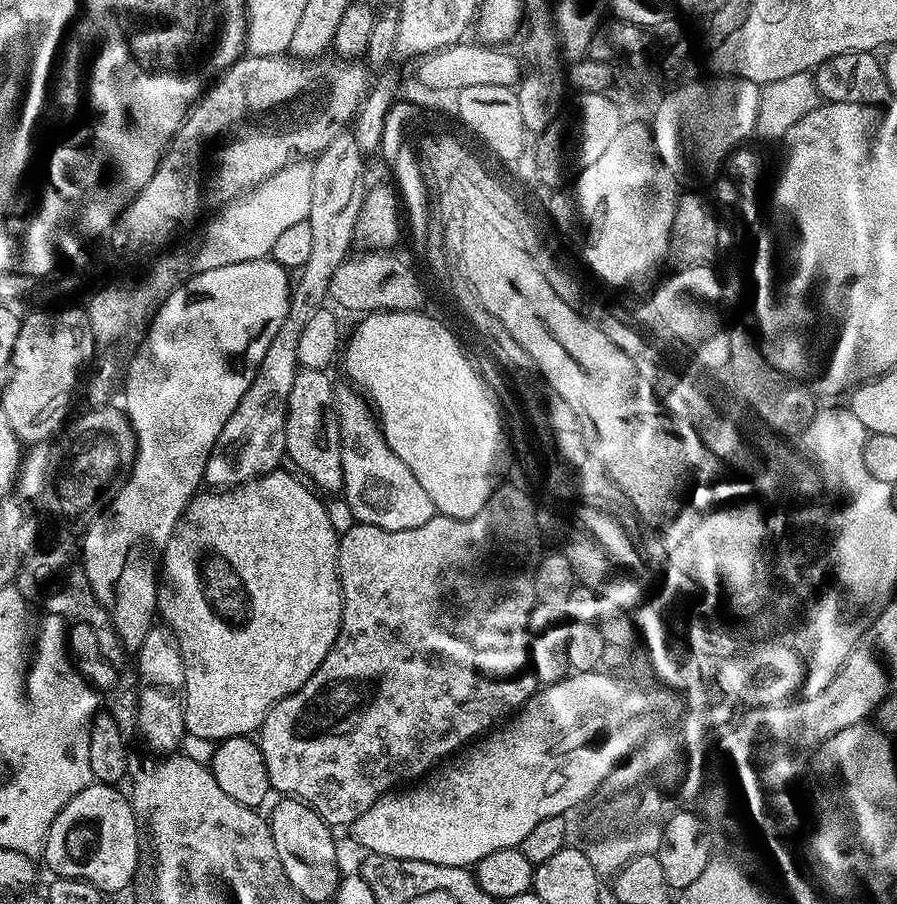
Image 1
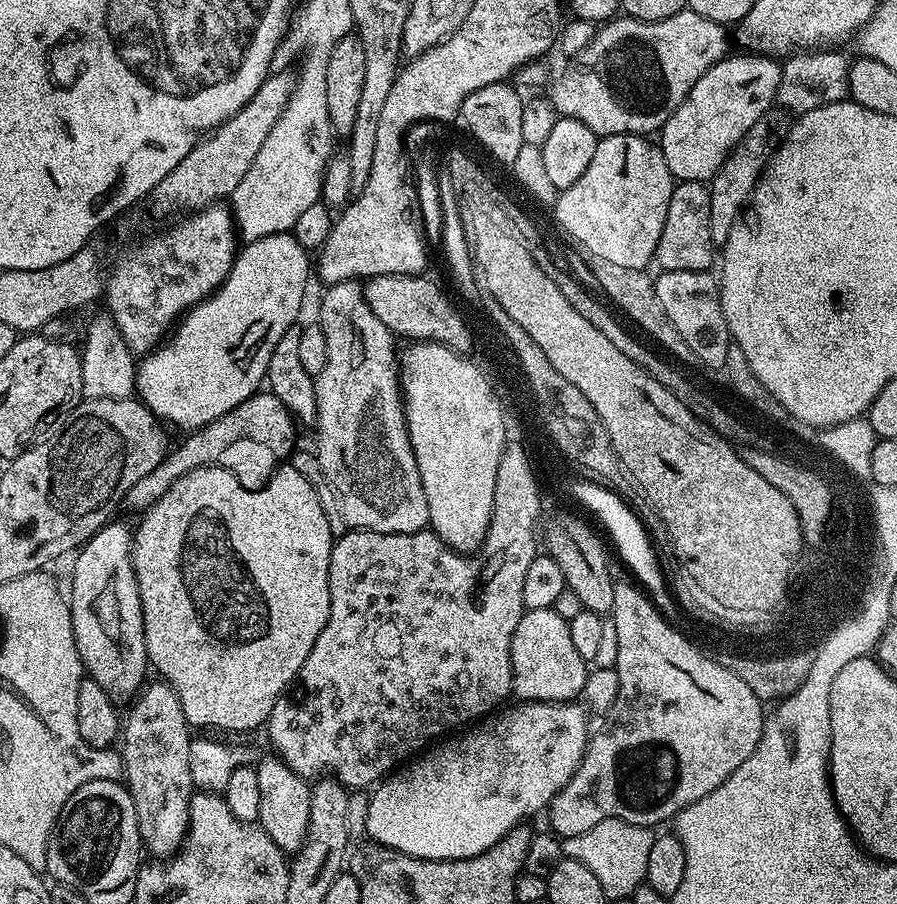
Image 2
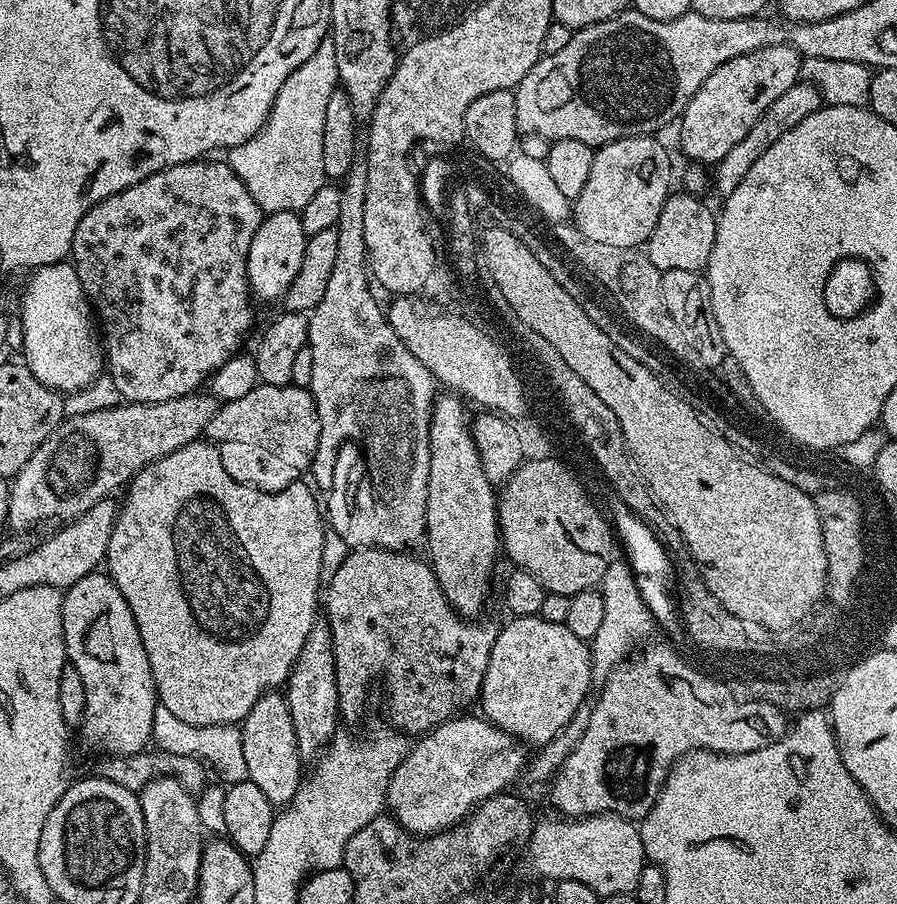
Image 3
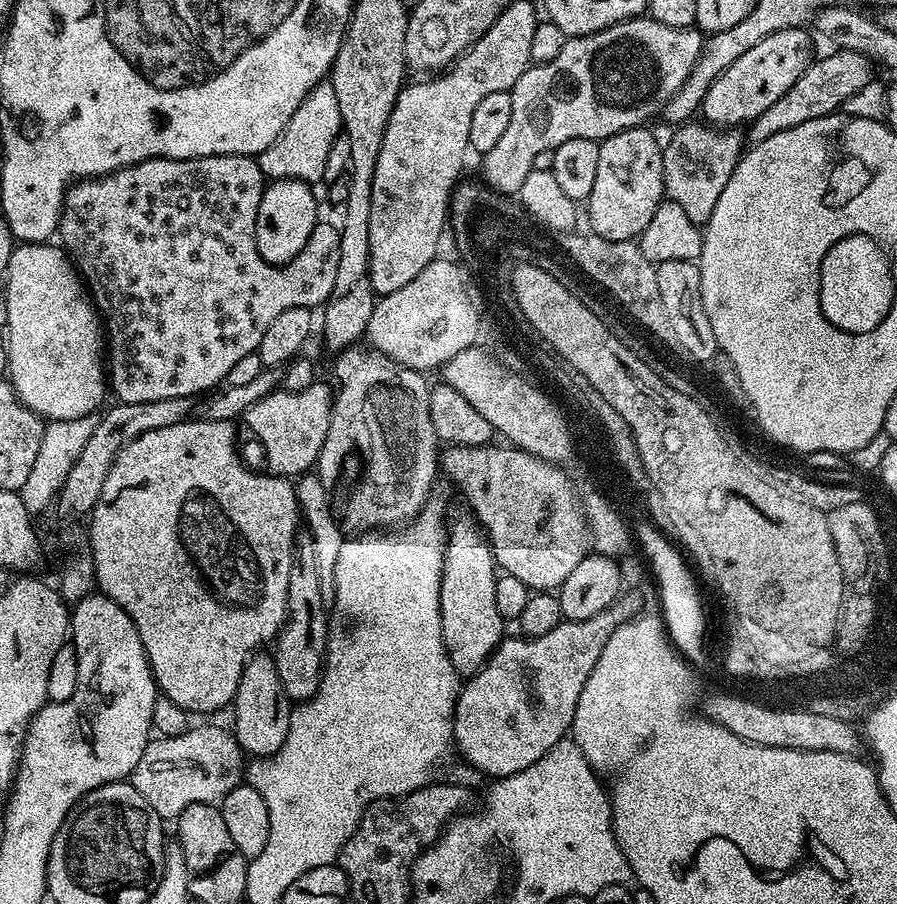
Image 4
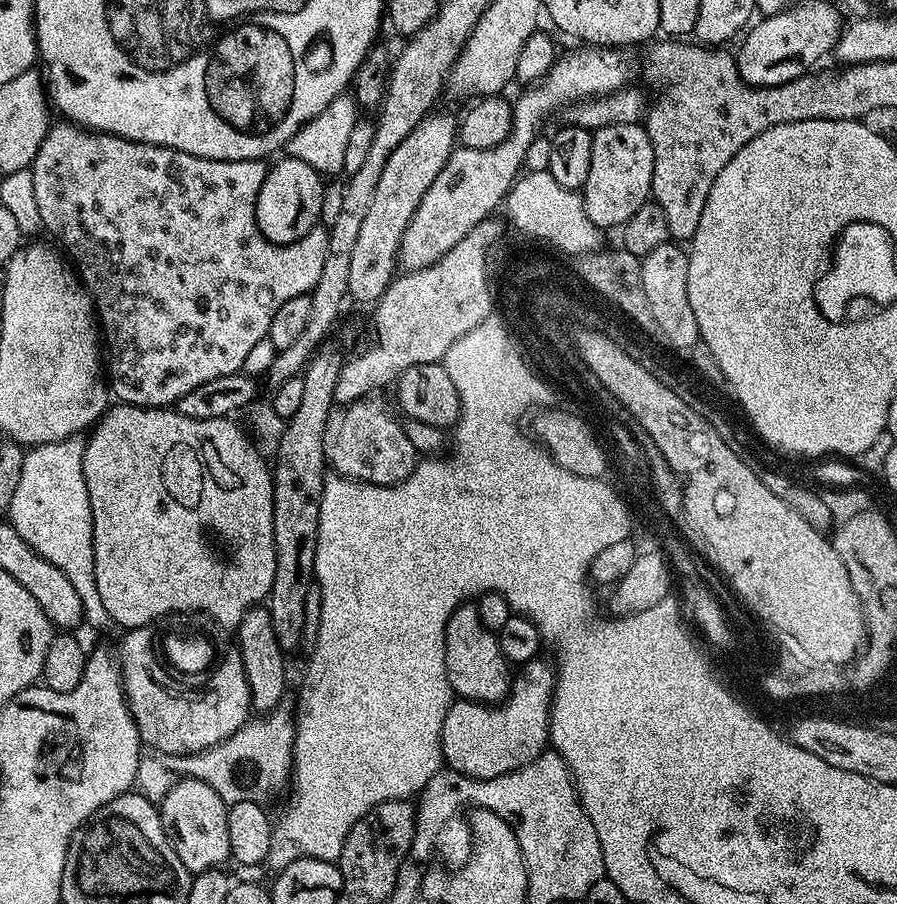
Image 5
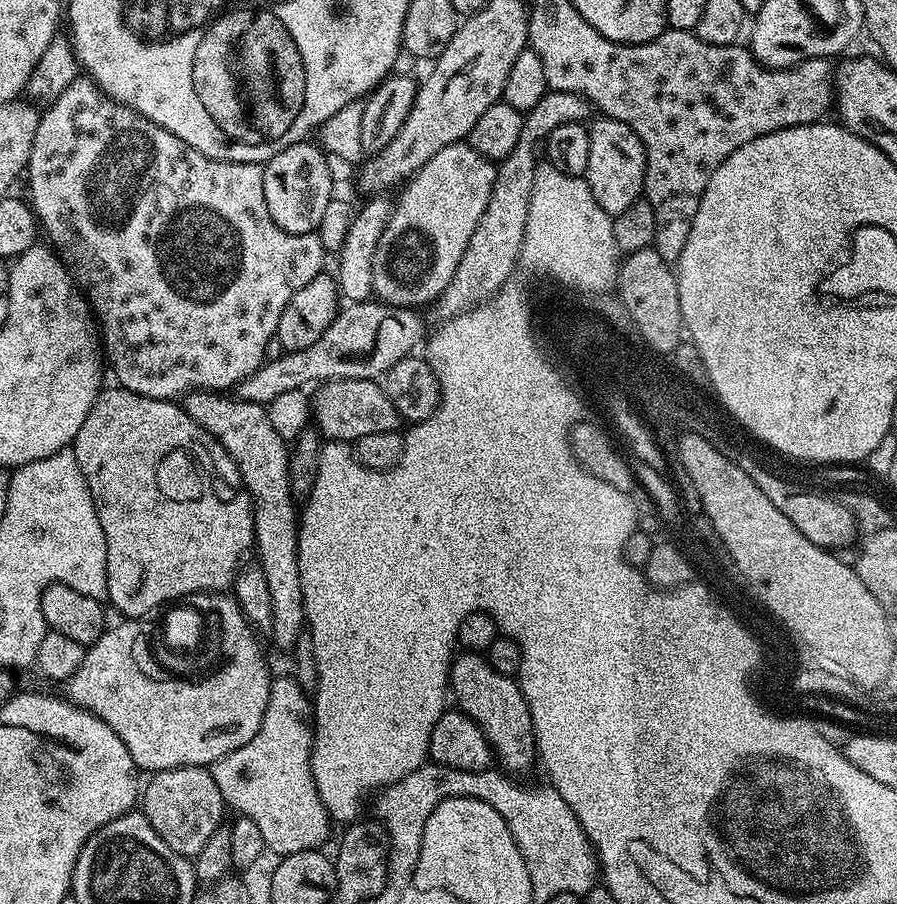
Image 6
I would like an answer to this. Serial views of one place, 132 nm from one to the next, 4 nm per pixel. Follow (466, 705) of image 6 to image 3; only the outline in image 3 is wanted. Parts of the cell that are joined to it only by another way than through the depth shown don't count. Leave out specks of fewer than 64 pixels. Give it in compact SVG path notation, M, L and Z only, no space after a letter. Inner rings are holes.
M456 394L444 395L432 405L426 556L453 610L465 618L476 618L492 592L496 552L498 556L502 548L498 496L480 461L480 451L469 427L470 415L464 409L465 401Z

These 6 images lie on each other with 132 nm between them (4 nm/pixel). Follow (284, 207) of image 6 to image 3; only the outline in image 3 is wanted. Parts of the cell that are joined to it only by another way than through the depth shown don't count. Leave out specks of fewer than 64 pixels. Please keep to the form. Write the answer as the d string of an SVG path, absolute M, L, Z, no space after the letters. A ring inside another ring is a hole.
M269 212L263 217L250 242L248 251L248 286L257 301L276 300L279 301L286 293L291 284L297 283L304 261L304 251L308 245L308 235L303 232L302 222L295 212Z

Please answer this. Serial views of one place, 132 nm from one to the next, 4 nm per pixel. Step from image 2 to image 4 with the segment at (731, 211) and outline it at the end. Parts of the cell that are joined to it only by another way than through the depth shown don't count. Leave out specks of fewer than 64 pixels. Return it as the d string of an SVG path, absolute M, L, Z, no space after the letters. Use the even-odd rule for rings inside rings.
M832 50L829 56L813 59L808 69L774 102L767 110L762 110L758 118L746 128L746 140L749 145L766 142L770 134L778 134L782 130L790 130L790 126L798 126L802 122L810 122L814 118L833 115L852 94L858 93L862 87L874 80L874 64L861 52Z

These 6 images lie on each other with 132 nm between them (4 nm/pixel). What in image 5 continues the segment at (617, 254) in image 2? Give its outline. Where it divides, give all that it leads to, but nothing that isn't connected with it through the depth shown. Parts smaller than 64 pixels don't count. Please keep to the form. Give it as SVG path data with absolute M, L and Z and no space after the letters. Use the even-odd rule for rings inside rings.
M639 123L607 124L592 132L590 174L582 189L584 209L601 230L619 229L641 206L649 203L654 174L654 150L647 127Z

